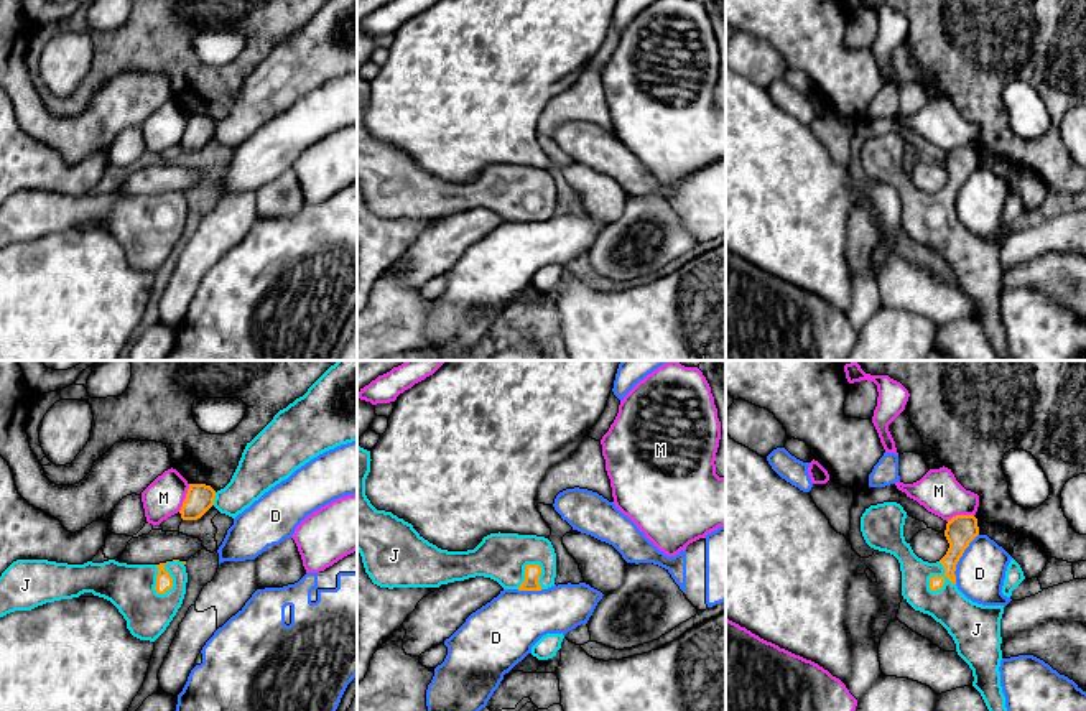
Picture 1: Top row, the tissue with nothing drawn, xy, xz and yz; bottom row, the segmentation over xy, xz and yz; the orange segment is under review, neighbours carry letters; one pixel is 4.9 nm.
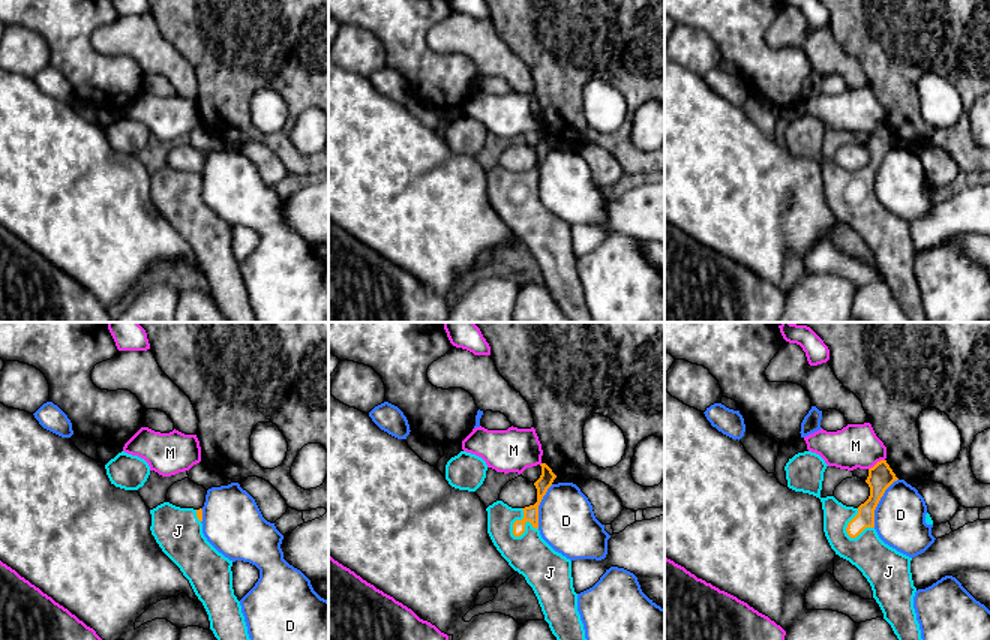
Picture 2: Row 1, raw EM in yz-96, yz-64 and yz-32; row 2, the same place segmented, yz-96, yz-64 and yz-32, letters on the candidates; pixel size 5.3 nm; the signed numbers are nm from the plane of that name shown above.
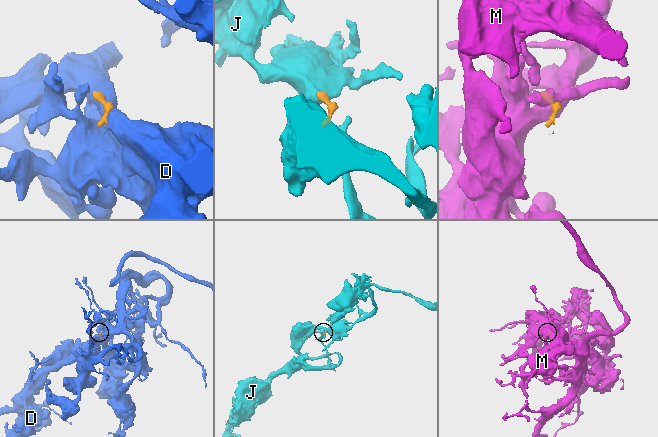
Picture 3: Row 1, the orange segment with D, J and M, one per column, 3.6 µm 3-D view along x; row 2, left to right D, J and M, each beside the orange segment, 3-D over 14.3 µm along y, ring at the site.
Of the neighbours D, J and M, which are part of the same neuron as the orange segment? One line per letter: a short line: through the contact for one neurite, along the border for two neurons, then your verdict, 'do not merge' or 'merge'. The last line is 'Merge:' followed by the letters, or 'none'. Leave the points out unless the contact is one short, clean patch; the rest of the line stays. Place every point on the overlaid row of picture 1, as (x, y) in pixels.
D: line yz (978, 534), (956, 565), (955, 583); do not merge
J: merge
M: line xy (190, 484), (183, 506), (178, 511); do not merge
Merge: J

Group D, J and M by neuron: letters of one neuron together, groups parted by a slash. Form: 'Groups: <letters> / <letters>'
Groups: D / J / M

